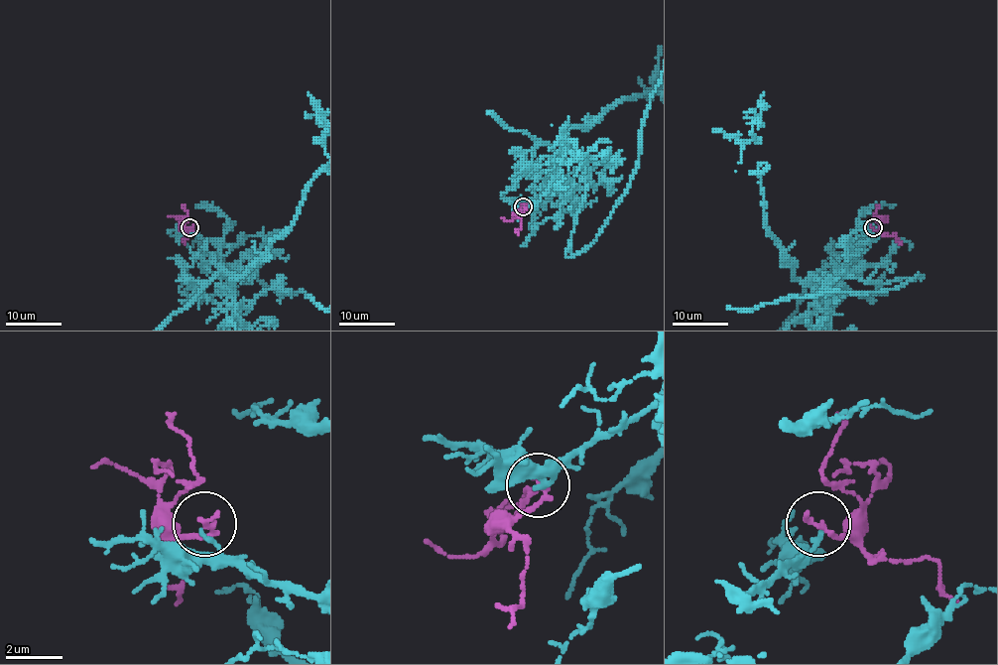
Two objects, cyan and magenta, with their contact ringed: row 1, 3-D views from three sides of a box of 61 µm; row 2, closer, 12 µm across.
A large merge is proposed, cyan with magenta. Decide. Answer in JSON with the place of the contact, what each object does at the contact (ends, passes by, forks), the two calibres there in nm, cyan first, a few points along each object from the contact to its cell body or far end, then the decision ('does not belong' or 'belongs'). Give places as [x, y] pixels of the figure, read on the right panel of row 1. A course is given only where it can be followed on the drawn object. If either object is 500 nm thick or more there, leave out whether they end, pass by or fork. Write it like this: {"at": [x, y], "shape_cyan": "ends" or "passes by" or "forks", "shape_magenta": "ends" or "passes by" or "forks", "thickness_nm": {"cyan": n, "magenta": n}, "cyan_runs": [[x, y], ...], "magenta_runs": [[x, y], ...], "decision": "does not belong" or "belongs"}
{"at": [873, 227], "shape_cyan": "ends", "shape_magenta": "ends", "thickness_nm": {"cyan": 140, "magenta": 200}, "magenta_runs": [[872, 228], [881, 226], [874, 218], [878, 205]], "decision": "belongs"}

